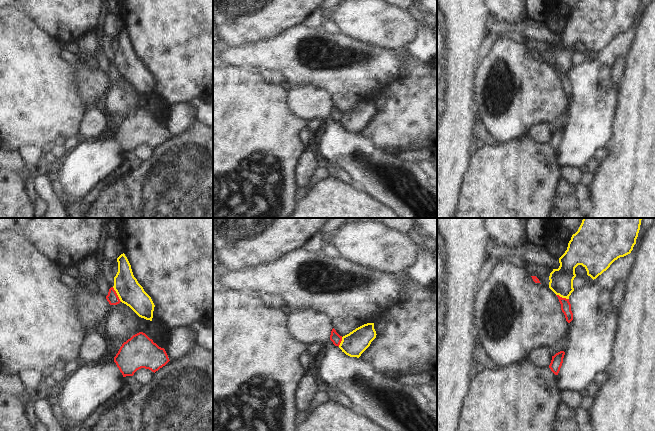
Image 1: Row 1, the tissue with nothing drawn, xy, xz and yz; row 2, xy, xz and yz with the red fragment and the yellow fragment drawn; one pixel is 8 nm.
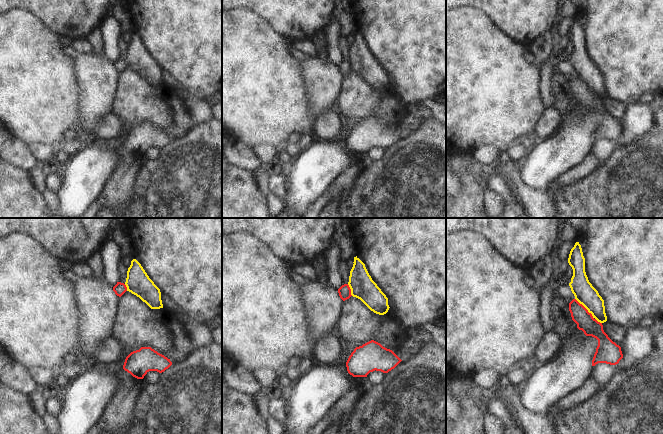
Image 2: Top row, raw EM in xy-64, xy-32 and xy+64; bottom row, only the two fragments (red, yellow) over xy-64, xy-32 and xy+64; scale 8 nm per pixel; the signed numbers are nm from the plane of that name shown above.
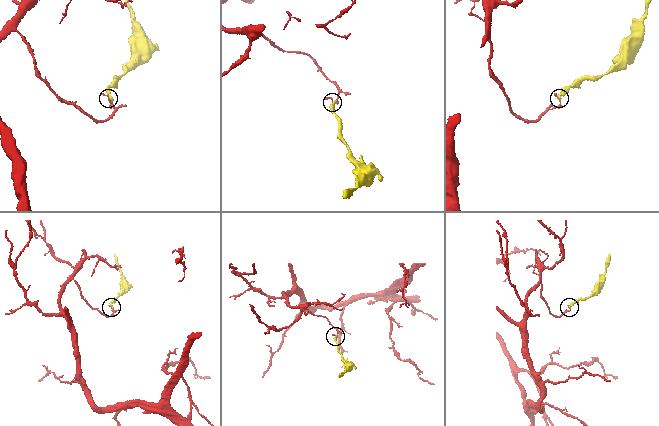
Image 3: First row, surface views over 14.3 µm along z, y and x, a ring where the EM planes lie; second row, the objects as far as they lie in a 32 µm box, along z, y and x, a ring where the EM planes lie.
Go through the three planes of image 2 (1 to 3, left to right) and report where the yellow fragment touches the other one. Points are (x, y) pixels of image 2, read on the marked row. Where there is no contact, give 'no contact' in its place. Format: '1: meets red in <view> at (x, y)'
1: meets red in xy-64 at (126, 287)
2: meets red in xy-32 at (350, 290)
3: meets red in xy+64 at (585, 308)

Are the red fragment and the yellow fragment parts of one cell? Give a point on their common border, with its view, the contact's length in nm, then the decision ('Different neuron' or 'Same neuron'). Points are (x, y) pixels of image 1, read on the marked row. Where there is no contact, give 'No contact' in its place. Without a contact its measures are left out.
Touches red at xy (116, 294). Shared border 140 nm. Different neuron.

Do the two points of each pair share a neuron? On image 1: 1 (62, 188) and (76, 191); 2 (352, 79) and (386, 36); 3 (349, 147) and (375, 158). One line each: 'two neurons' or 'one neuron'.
1: one neuron
2: two neurons
3: one neuron

